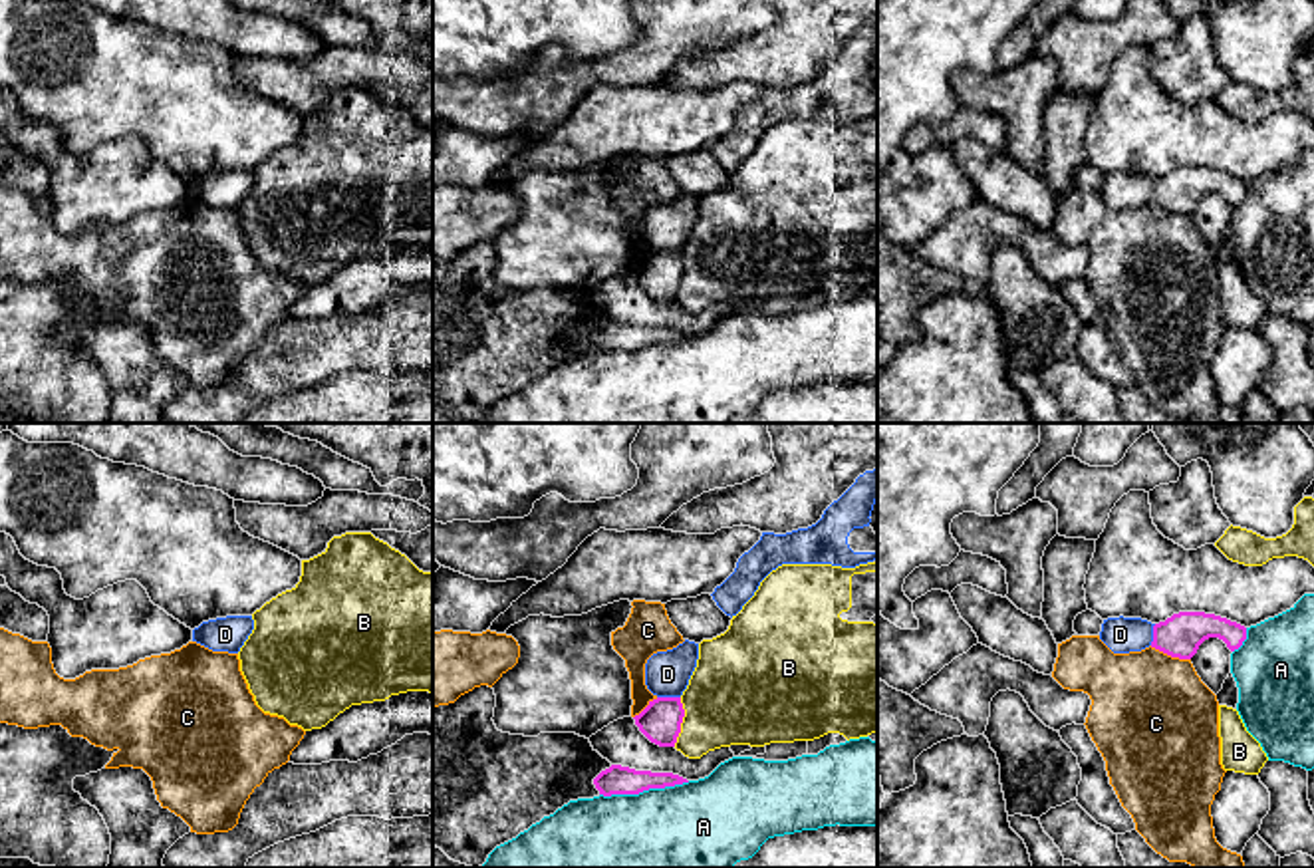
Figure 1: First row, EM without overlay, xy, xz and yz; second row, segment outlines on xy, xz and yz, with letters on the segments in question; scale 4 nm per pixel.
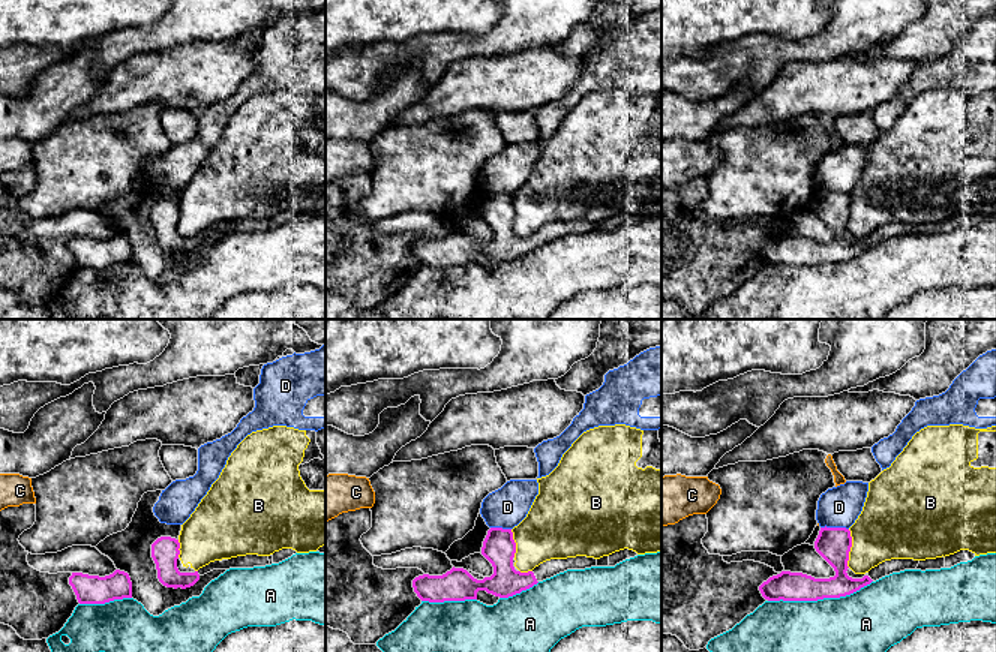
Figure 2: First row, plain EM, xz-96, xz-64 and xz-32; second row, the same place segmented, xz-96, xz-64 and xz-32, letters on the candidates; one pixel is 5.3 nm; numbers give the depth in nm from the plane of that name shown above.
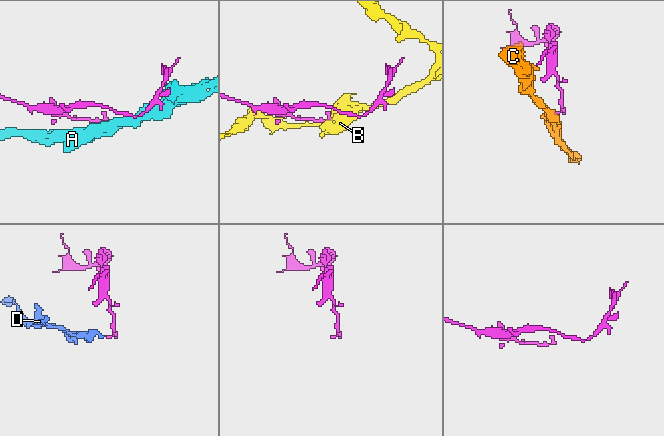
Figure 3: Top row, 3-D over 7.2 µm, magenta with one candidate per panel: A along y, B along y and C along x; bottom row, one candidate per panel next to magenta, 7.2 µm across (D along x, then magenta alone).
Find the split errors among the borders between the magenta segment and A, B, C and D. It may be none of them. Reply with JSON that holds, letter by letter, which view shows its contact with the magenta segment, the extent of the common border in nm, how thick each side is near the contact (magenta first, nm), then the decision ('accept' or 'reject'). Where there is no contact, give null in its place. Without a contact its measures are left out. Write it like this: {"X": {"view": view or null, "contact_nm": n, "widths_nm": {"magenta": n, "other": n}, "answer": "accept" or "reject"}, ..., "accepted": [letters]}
{"A": {"view": "xz", "contact_nm": 380, "widths_nm": {"magenta": 120, "other": 480}, "answer": "reject"}, "B": {"view": "xz", "contact_nm": 200, "widths_nm": {"magenta": 170, "other": 400}, "answer": "reject"}, "C": {"view": "yz", "contact_nm": 180, "widths_nm": {"magenta": 180, "other": 480}, "answer": "reject"}, "D": {"view": "xz", "contact_nm": 100, "widths_nm": {"magenta": 170, "other": 180}, "answer": "reject"}, "accepted": []}

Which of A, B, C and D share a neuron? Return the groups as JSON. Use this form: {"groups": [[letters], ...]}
{"groups": [["A"], ["B"], ["C"], ["D"]]}

